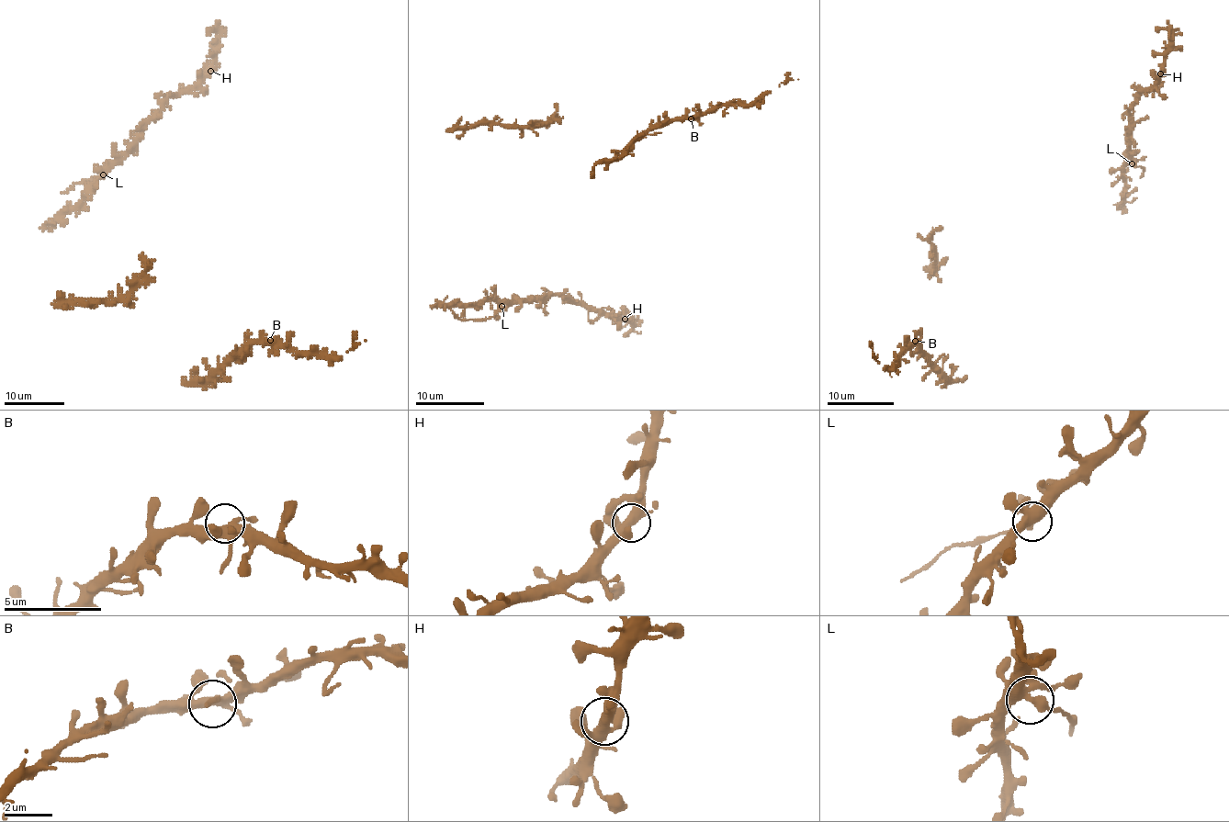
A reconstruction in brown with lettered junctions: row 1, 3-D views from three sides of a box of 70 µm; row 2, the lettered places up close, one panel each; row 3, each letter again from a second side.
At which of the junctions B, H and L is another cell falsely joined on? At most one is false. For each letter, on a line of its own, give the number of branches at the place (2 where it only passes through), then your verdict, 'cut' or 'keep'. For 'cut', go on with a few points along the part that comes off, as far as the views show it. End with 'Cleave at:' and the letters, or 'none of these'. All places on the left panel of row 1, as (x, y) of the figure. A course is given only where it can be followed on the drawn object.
B: 5 | keep
H: 5 | keep
L: 6 | cut | (103, 175), (75, 182), (62, 193)
Cleave at: L

